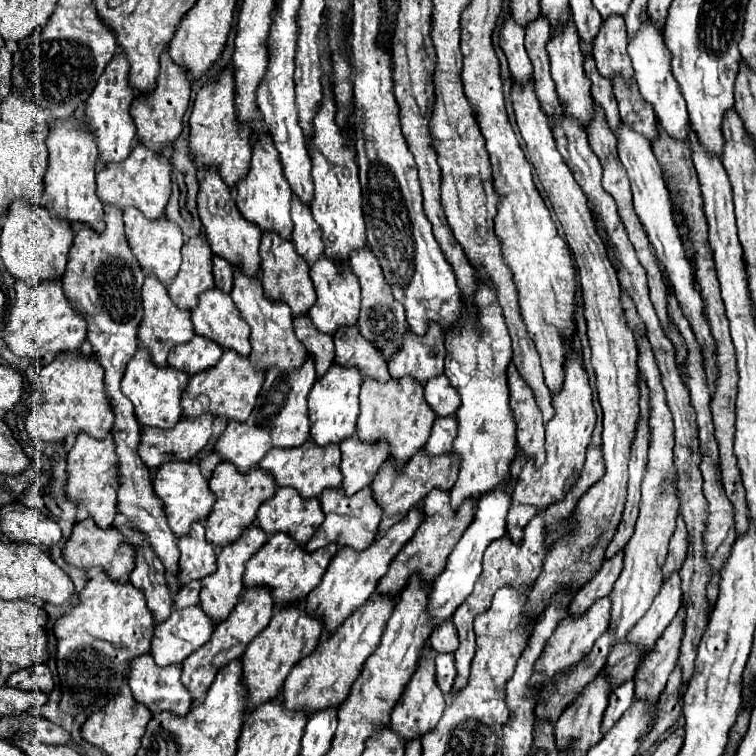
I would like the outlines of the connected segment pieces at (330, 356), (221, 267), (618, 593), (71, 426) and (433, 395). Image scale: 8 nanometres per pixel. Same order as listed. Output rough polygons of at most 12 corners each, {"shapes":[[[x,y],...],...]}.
{"shapes":[[[305,315],[295,317],[297,337],[315,359],[317,377],[335,359],[333,335],[317,331]],[[213,257],[215,285],[225,293],[233,287],[233,265]],[[623,297],[651,389],[641,511],[613,591],[609,635],[625,643],[663,583],[675,531],[673,419],[641,317]],[[57,353],[39,371],[35,441],[103,439],[115,413],[95,355]],[[443,373],[425,383],[437,415],[455,415],[459,395]]]}

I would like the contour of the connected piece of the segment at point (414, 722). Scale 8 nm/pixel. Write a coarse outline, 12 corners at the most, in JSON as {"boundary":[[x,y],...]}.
{"boundary":[[435,651],[419,659],[391,725],[409,741],[445,709]]}

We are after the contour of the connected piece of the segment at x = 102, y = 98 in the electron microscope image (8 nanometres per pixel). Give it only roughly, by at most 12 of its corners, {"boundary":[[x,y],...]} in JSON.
{"boundary":[[117,53],[85,105],[99,161],[123,161],[137,135],[135,89]]}

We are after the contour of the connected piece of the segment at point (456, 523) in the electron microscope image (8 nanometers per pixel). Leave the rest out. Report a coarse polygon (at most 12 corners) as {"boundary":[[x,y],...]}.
{"boundary":[[449,489],[423,499],[425,519],[395,555],[379,593],[397,595],[415,571],[441,575],[473,521],[473,499],[459,509]]}

